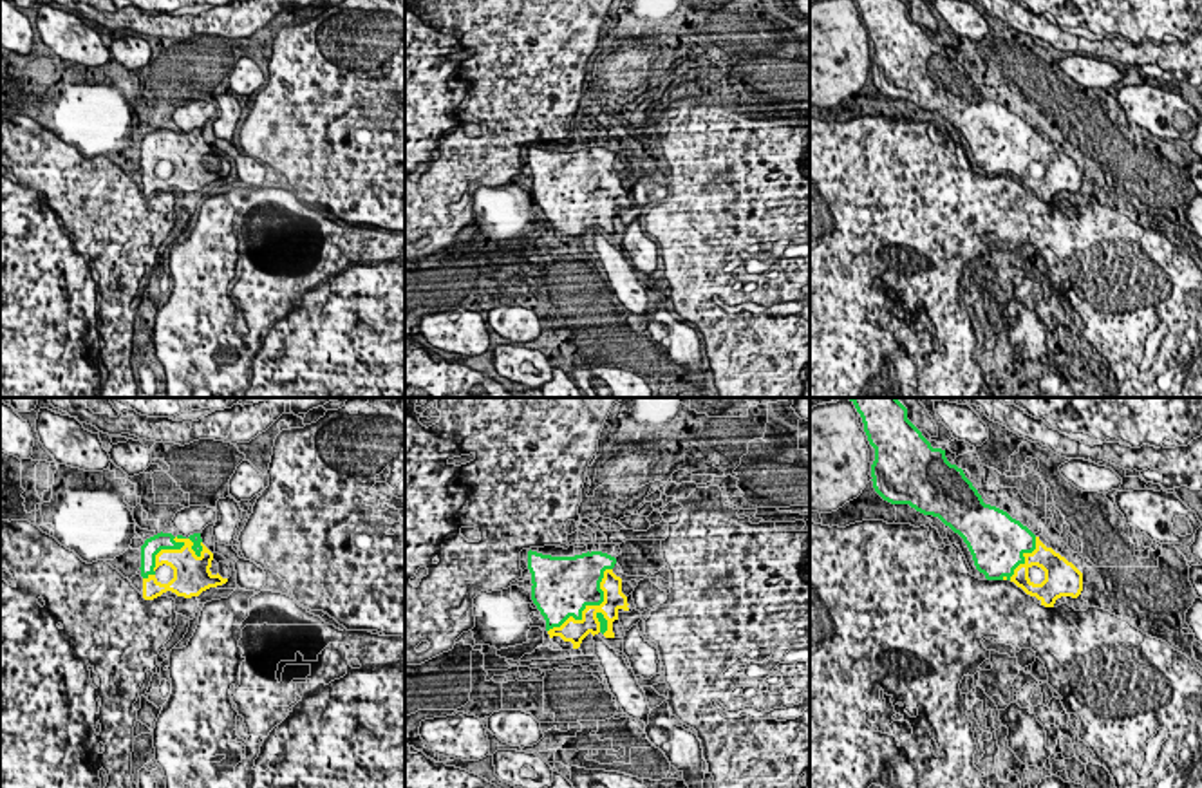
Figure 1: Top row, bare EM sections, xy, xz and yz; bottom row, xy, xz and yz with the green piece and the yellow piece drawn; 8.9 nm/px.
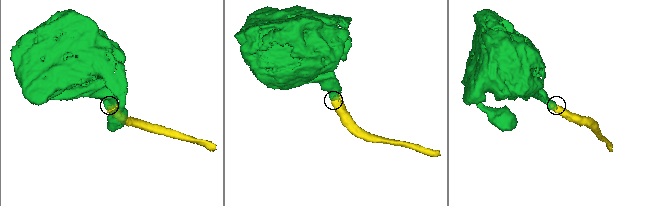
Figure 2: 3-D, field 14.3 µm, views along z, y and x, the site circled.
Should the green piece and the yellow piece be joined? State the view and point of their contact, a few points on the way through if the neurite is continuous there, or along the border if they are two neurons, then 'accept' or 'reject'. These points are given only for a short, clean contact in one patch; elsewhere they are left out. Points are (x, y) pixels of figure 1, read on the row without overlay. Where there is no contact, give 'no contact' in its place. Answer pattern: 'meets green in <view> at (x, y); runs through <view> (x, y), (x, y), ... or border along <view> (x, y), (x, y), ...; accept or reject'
meets green in xz at (591, 199); accept

